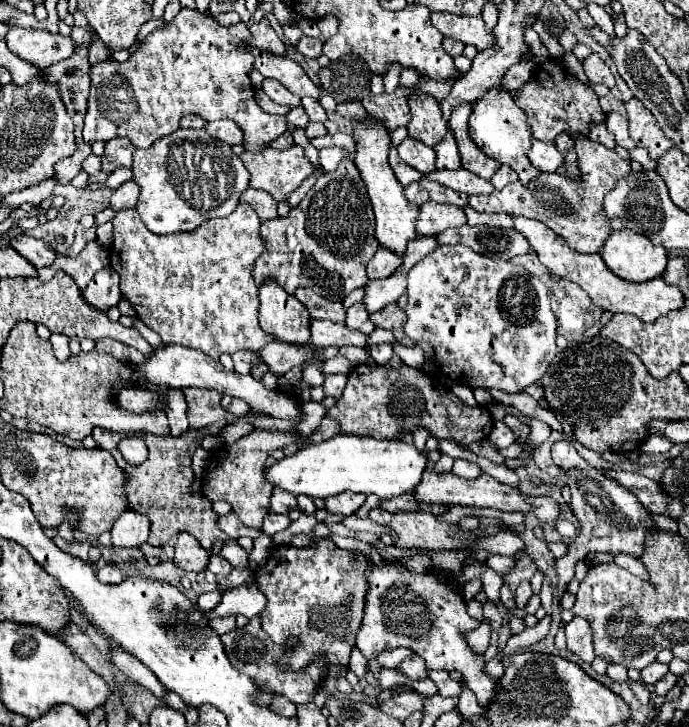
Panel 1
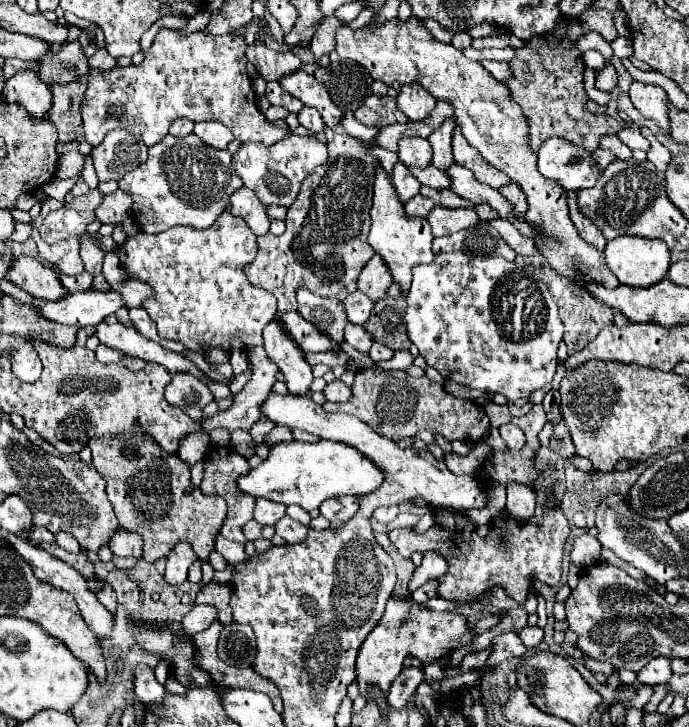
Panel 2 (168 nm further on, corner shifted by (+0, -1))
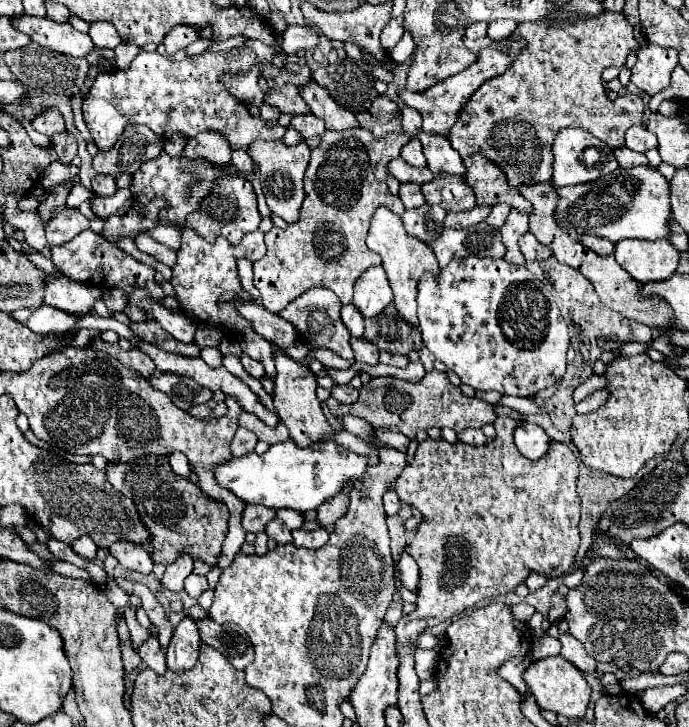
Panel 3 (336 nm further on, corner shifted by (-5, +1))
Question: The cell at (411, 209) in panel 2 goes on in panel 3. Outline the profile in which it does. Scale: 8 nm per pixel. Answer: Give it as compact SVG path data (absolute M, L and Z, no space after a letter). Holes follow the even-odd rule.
M424 204L422 208L406 210L402 214L402 222L410 236L426 240L426 244L432 244L434 236L438 236L438 232L444 230L444 216L446 216L444 208ZM430 224L434 224L432 230L430 230Z

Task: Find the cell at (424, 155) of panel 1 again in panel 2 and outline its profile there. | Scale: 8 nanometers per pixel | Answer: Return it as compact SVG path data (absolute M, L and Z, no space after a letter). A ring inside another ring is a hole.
M401 138L397 156L405 166L427 168L431 164L431 146L425 138Z

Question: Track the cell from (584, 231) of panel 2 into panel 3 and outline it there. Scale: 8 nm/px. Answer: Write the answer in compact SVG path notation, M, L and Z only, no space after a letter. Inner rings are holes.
M582 236L582 244L590 250L594 250L596 254L612 254L614 252L614 244L606 238L598 238L598 236Z

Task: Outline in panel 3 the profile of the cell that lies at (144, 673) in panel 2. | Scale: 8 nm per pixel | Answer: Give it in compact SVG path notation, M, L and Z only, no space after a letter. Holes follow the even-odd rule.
M148 638L140 648L138 648L138 654L142 658L142 662L154 670L158 676L164 676L166 674L166 656L164 652L160 650L160 644L156 638Z

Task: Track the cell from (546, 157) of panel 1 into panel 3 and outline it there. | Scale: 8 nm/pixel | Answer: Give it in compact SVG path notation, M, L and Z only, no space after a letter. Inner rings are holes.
M564 128L556 134L554 144L552 144L552 154L554 154L554 176L552 182L562 188L562 186L572 186L572 184L584 184L598 180L606 172L614 172L618 168L618 162L612 156L612 148L602 144L602 140L590 136L590 132L584 132L580 128Z

